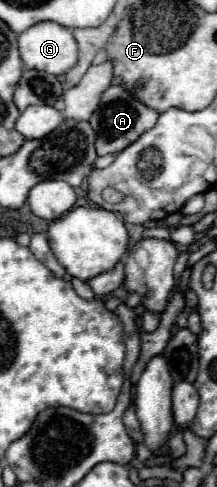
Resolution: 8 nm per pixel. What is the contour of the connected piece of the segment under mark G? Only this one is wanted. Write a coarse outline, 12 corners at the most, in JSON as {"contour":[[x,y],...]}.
{"contour":[[71,29],[19,33],[25,69],[61,75],[77,61]]}

